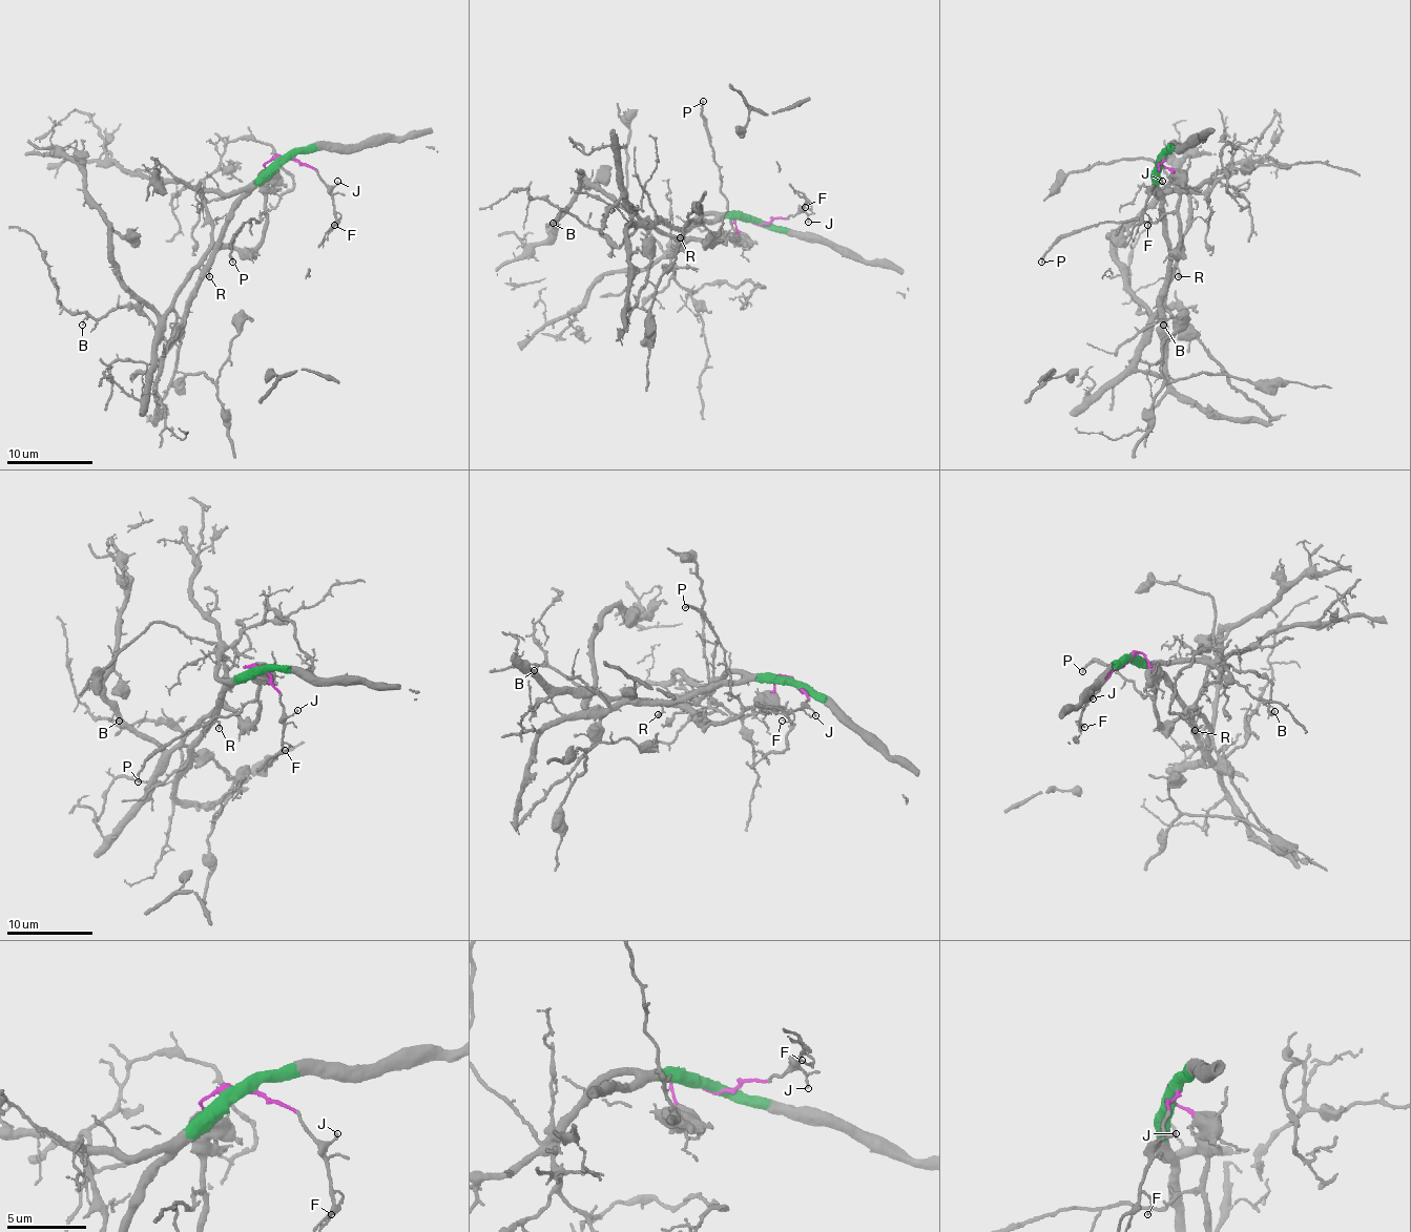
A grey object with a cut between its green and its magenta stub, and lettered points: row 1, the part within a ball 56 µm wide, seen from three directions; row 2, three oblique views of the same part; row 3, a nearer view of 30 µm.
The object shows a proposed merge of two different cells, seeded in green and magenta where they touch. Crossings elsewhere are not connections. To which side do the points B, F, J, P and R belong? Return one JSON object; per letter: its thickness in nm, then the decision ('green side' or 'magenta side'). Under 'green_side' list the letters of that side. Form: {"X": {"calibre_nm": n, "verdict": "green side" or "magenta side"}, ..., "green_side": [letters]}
{"B": {"calibre_nm": 100, "verdict": "green side"}, "F": {"calibre_nm": 100, "verdict": "magenta side"}, "J": {"calibre_nm": 120, "verdict": "magenta side"}, "P": {"calibre_nm": 190, "verdict": "magenta side"}, "R": {"calibre_nm": 190, "verdict": "magenta side"}, "green_side": ["B"]}

